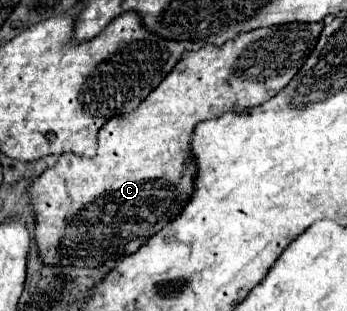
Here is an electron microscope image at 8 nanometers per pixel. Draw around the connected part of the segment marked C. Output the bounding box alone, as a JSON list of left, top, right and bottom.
[28,23,322,267]

